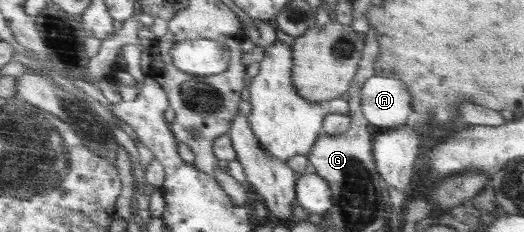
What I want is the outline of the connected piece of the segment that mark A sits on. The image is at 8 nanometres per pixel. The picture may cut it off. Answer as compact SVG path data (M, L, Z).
M372 76L361 90L362 114L369 124L383 131L412 120L411 96L400 79Z

